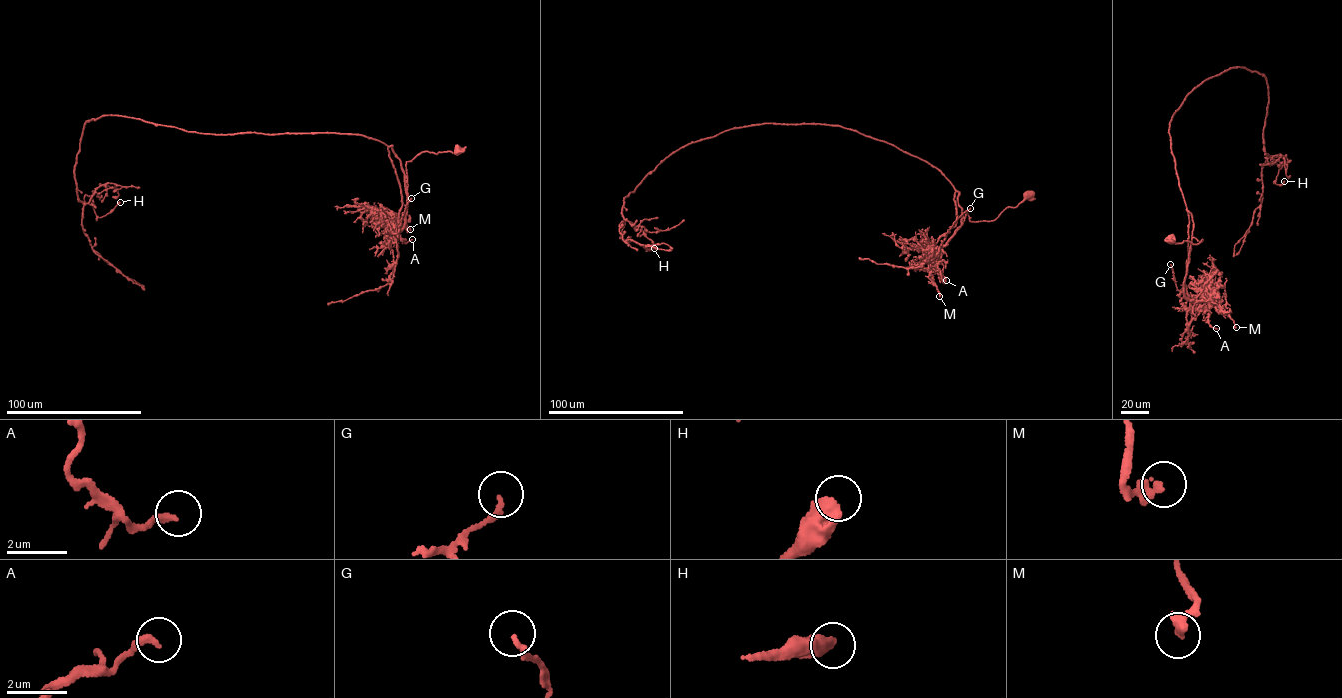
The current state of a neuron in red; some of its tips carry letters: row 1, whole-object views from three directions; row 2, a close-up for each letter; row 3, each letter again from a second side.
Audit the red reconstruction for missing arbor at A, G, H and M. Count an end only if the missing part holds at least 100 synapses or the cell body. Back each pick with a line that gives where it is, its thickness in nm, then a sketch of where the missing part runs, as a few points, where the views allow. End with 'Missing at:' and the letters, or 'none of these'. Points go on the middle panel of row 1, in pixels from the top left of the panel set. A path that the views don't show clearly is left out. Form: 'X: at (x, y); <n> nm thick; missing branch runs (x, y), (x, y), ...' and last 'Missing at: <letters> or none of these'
Missing at: none of these

